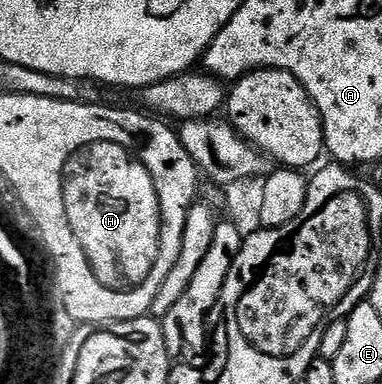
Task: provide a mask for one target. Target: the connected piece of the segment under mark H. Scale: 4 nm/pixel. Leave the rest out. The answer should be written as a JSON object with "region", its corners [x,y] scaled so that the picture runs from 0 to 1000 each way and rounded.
{"region":[[[243,367],[202,388],[178,411],[162,453],[170,570],[186,583],[196,620],[220,648],[223,674],[259,740],[285,758],[335,763],[385,729],[385,716],[414,674],[421,544],[403,471],[385,438],[319,378],[298,367]]]}

